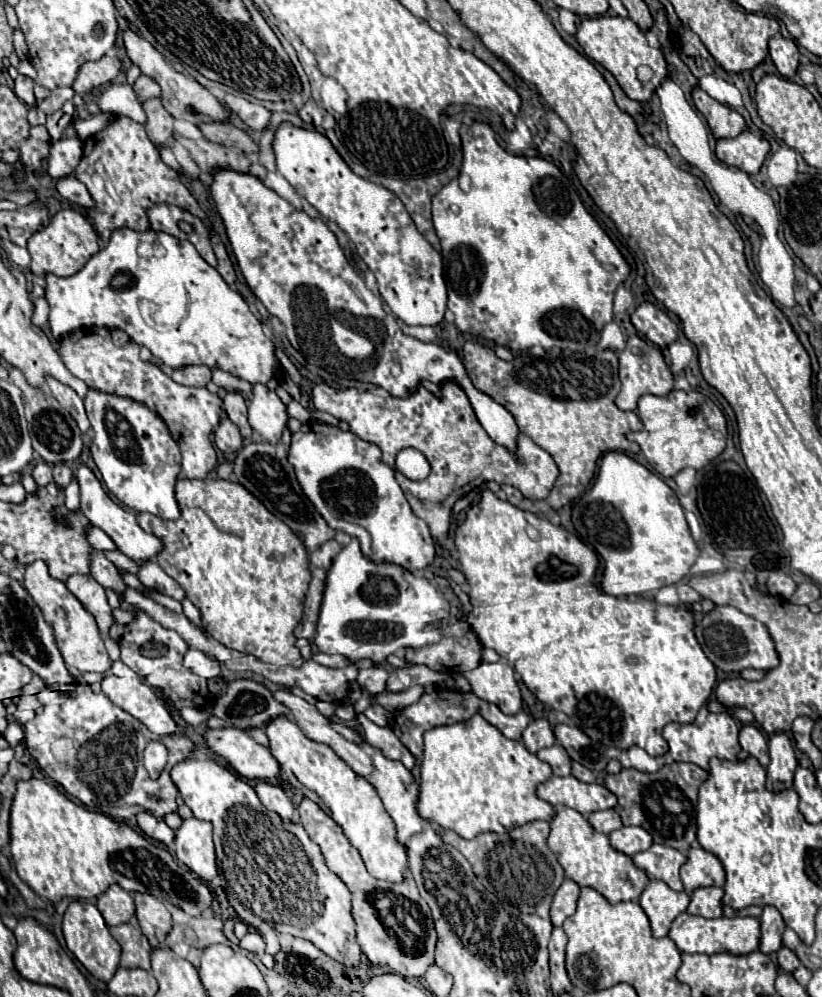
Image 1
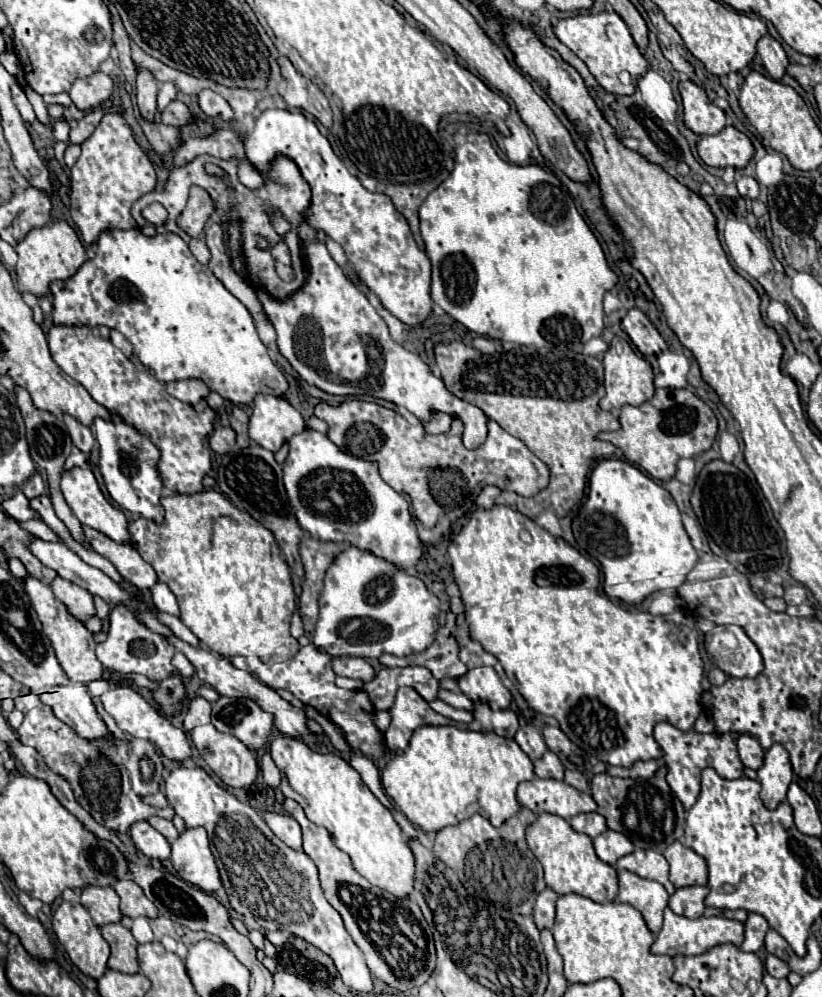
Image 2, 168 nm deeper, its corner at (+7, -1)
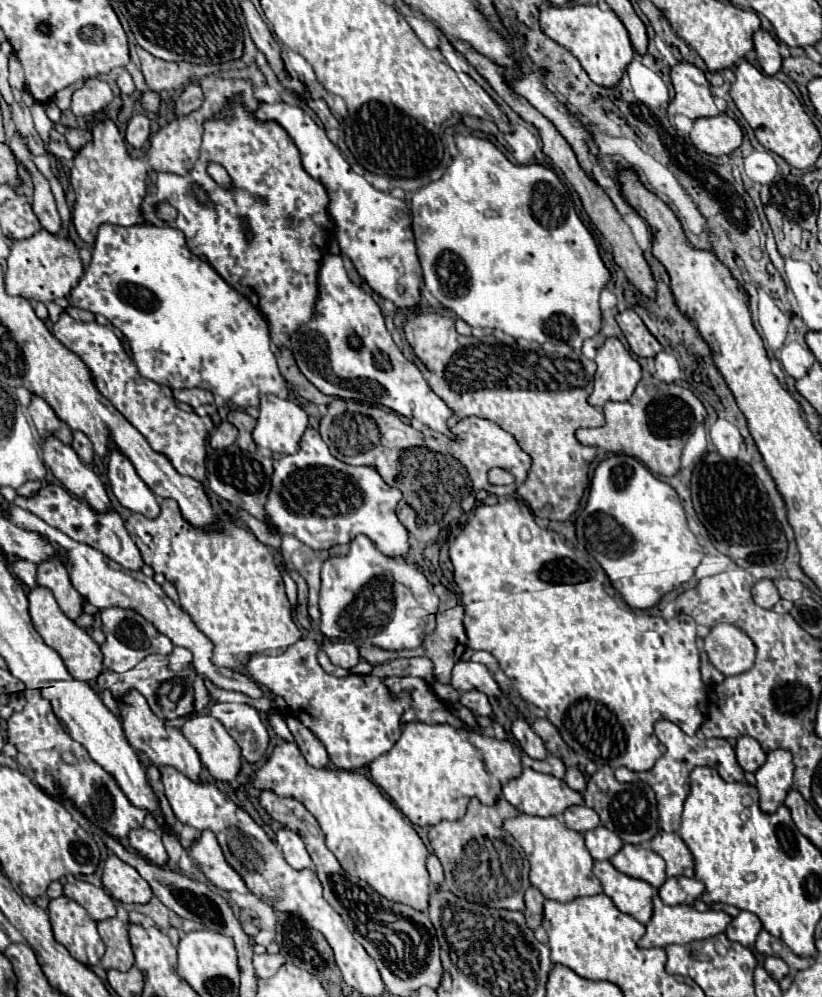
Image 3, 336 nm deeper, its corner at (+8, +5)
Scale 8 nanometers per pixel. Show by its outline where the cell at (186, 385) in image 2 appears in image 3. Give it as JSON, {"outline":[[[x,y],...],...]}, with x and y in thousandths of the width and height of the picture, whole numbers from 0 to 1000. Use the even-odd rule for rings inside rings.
{"outline":[[[223,389],[223,391],[210,391],[210,397],[218,403],[232,405],[235,409],[242,409],[247,405],[257,405],[259,403],[259,395],[254,391],[247,389]]]}

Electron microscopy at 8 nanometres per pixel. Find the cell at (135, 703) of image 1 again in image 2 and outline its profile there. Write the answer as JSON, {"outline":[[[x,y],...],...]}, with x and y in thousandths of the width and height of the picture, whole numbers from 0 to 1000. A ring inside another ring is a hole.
{"outline":[[[156,688],[134,690],[129,696],[124,696],[124,706],[127,706],[127,712],[141,722],[141,726],[148,734],[153,734],[161,740],[182,742],[200,760],[214,762],[214,764],[226,764],[229,760],[234,760],[234,752],[229,746],[226,734],[221,730],[209,728],[207,722],[202,722],[187,708],[182,708],[163,690],[156,690]]]}

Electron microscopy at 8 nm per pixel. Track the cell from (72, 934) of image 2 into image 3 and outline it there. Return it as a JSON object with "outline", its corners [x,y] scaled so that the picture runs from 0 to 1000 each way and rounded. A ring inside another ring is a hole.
{"outline":[[[74,899],[60,905],[60,921],[67,943],[77,947],[84,957],[103,967],[118,969],[128,957],[128,947],[118,935],[118,925],[91,903]]]}

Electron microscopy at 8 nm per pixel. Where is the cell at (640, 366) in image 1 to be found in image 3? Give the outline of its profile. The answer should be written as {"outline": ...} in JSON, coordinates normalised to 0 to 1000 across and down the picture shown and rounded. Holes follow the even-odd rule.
{"outline":[[[738,339],[724,357],[726,373],[717,405],[734,409],[741,401],[765,401],[780,381],[780,365],[751,339]]]}

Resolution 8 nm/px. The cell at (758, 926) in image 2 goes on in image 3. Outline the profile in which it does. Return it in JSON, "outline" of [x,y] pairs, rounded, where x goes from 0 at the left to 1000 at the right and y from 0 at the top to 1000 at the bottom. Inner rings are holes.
{"outline":[[[899,915],[899,919],[892,921],[882,937],[892,945],[899,945],[904,949],[916,949],[926,931],[928,931],[926,923],[916,915]]]}

